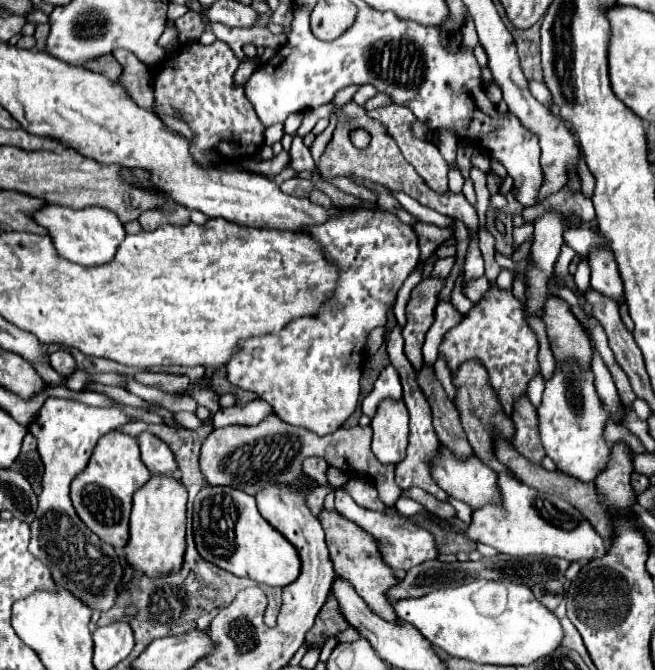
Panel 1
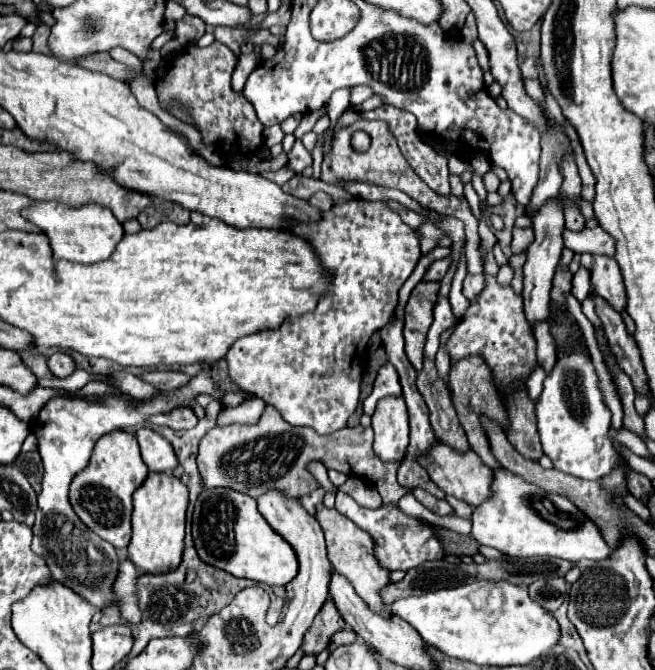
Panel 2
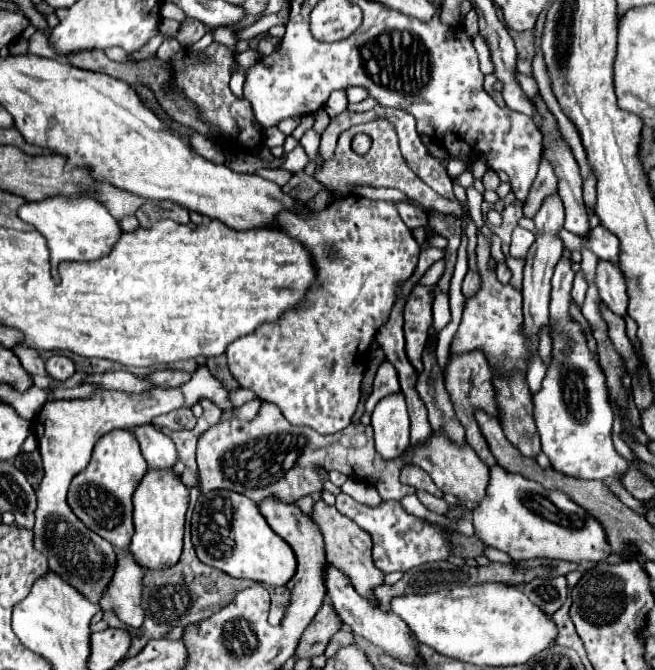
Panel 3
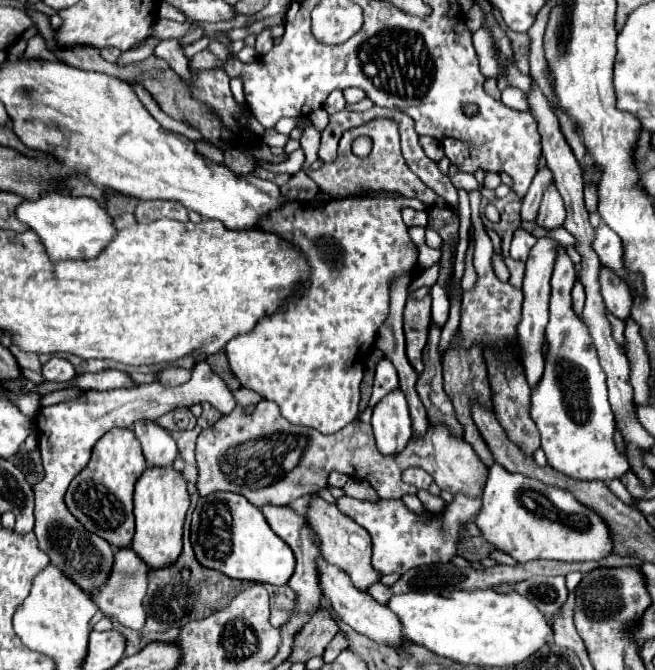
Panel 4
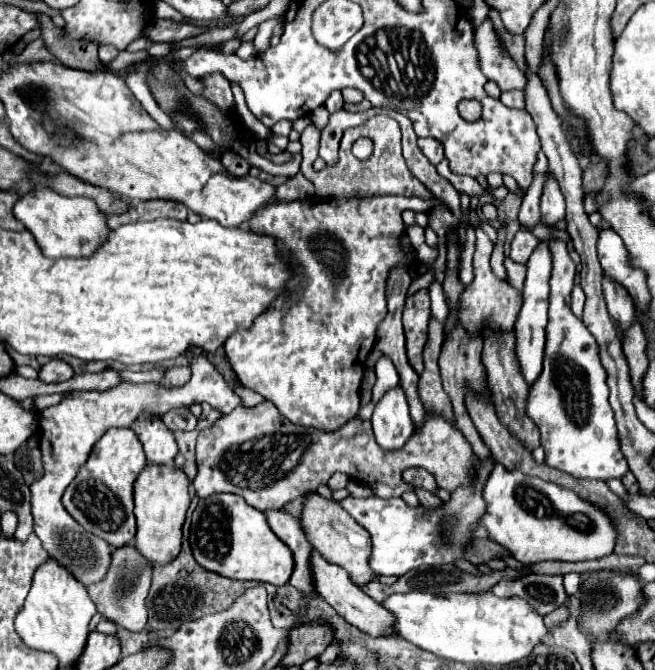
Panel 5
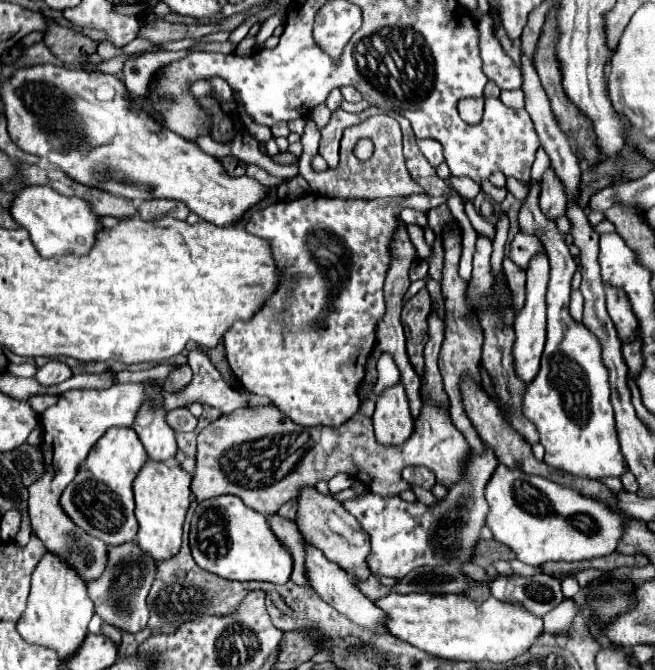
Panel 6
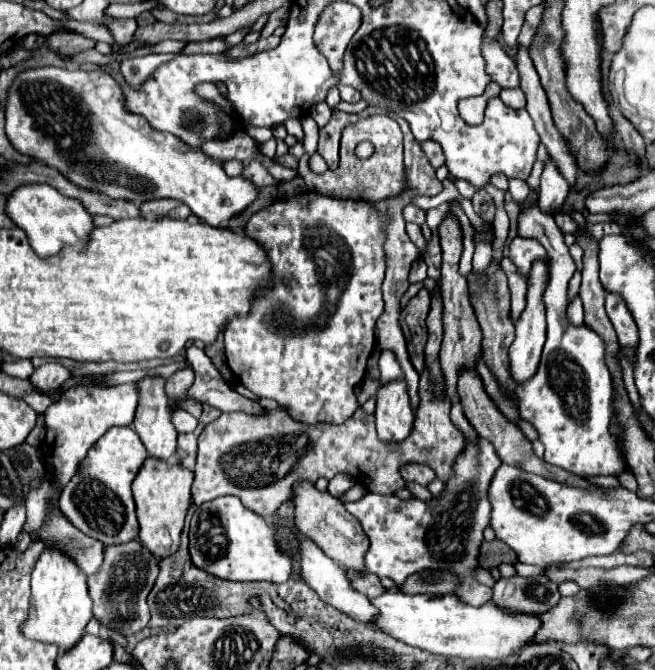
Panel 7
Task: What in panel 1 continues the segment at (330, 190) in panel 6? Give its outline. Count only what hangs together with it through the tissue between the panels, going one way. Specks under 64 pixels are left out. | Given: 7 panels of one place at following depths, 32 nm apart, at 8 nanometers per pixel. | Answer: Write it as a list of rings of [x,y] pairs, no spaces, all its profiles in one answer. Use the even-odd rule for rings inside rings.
[[[349,102],[338,112],[338,126],[332,134],[332,140],[328,142],[322,160],[320,160],[320,174],[322,178],[332,178],[332,176],[358,176],[364,180],[370,180],[374,184],[380,184],[384,188],[390,190],[400,190],[406,192],[408,196],[412,196],[414,200],[418,200],[422,206],[428,206],[440,214],[446,214],[450,218],[458,218],[466,224],[466,228],[470,230],[470,246],[466,252],[466,260],[464,264],[464,280],[470,278],[478,278],[485,273],[484,260],[479,249],[479,240],[476,230],[478,230],[478,214],[476,210],[470,206],[470,202],[464,198],[464,194],[454,194],[454,192],[446,192],[446,194],[438,194],[432,188],[426,186],[426,182],[416,174],[416,170],[404,160],[396,140],[388,134],[386,127],[379,121],[368,118],[366,109],[363,106]],[[356,128],[364,128],[366,132],[370,132],[372,142],[366,150],[358,150],[352,146],[350,142],[350,132]]]

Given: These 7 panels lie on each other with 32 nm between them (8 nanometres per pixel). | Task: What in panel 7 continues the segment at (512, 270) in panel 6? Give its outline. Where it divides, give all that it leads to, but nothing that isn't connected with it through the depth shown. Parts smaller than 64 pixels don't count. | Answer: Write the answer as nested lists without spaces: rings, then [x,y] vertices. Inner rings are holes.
[[[502,260],[500,266],[502,266],[502,270],[508,276],[508,286],[510,286],[510,292],[512,292],[512,312],[510,312],[510,318],[516,322],[520,318],[522,310],[526,308],[526,288],[528,288],[528,284],[526,284],[526,278],[516,272],[516,266],[512,262],[506,260],[506,266],[504,266],[504,260]]]

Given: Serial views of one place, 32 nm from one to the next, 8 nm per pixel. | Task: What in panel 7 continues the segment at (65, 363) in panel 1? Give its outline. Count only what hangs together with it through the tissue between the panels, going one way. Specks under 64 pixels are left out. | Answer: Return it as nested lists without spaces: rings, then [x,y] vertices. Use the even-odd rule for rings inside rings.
[[[52,362],[52,364],[44,364],[44,366],[36,368],[28,380],[32,382],[32,386],[38,392],[54,394],[68,378],[70,378],[70,372],[64,366]]]

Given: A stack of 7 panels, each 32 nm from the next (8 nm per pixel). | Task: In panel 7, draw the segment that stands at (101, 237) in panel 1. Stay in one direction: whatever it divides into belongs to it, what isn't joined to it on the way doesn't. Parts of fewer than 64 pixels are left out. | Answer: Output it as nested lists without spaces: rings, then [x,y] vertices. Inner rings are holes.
[[[22,184],[22,186],[18,186],[8,196],[6,214],[18,228],[22,228],[26,232],[28,244],[42,258],[54,256],[66,246],[82,248],[88,242],[90,232],[94,228],[92,214],[88,214],[88,210],[82,206],[82,202],[60,194],[50,184]]]

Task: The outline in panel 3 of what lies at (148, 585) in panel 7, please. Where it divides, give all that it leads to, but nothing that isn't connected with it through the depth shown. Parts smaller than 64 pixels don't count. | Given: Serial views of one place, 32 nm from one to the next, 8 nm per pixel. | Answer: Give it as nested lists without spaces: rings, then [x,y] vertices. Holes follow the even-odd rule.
[[[130,552],[118,554],[116,574],[112,576],[112,586],[108,586],[108,594],[104,594],[104,602],[100,608],[104,612],[114,612],[122,624],[130,628],[140,628],[144,622],[142,602],[144,588],[144,570],[132,558]]]

